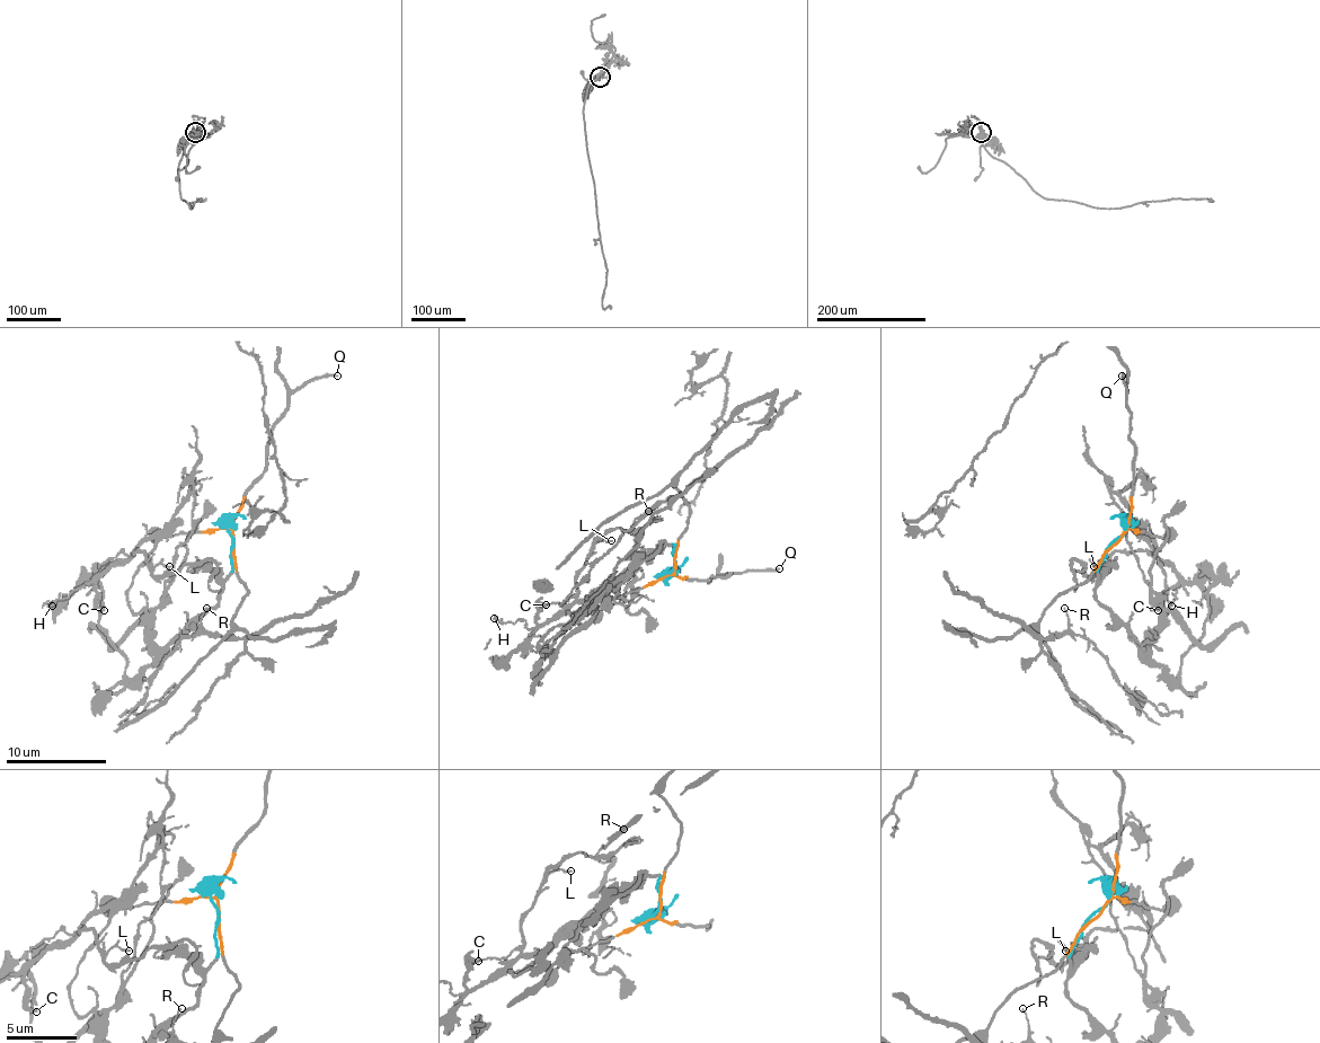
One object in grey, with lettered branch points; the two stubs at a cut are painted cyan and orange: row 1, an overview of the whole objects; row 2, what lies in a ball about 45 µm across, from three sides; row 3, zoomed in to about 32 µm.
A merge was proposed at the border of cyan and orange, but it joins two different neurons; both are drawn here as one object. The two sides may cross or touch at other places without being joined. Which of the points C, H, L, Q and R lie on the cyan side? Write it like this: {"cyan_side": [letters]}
{"cyan_side": ["C", "H", "L"]}

